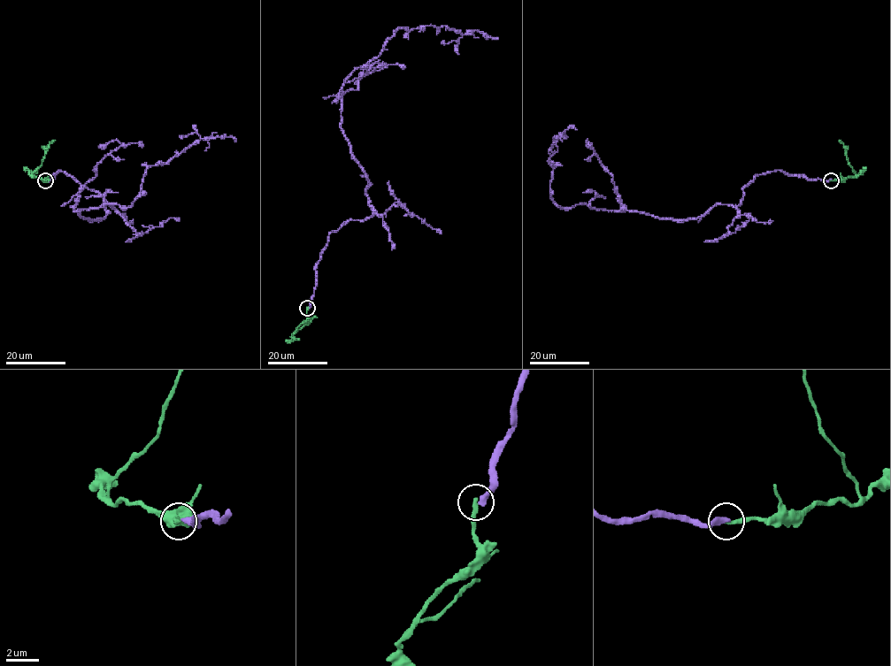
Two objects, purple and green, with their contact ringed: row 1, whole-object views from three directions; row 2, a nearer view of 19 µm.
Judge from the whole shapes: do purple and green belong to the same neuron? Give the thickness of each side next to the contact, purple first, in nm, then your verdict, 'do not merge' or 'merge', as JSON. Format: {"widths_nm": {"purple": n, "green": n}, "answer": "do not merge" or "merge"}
{"widths_nm": {"purple": 360, "green": 260}, "answer": "do not merge"}

